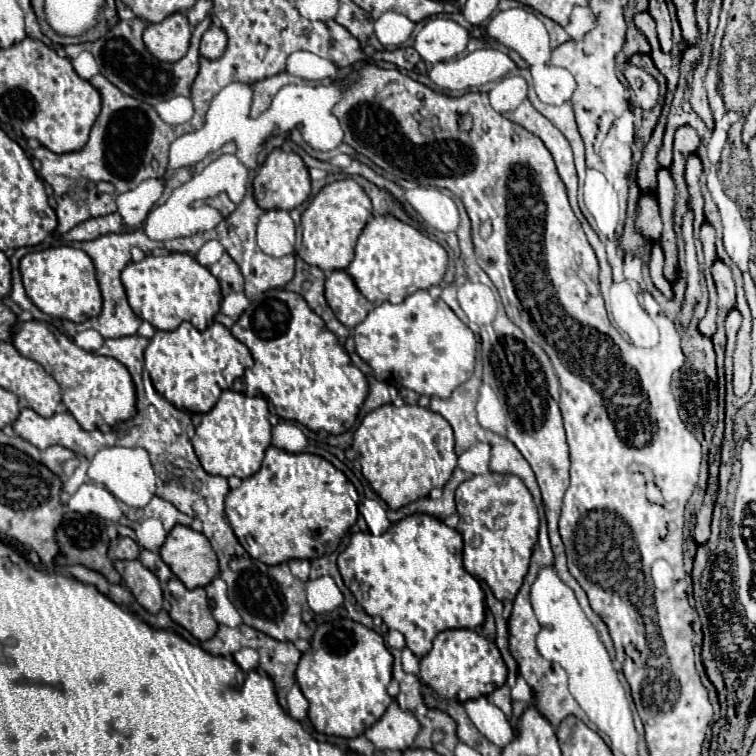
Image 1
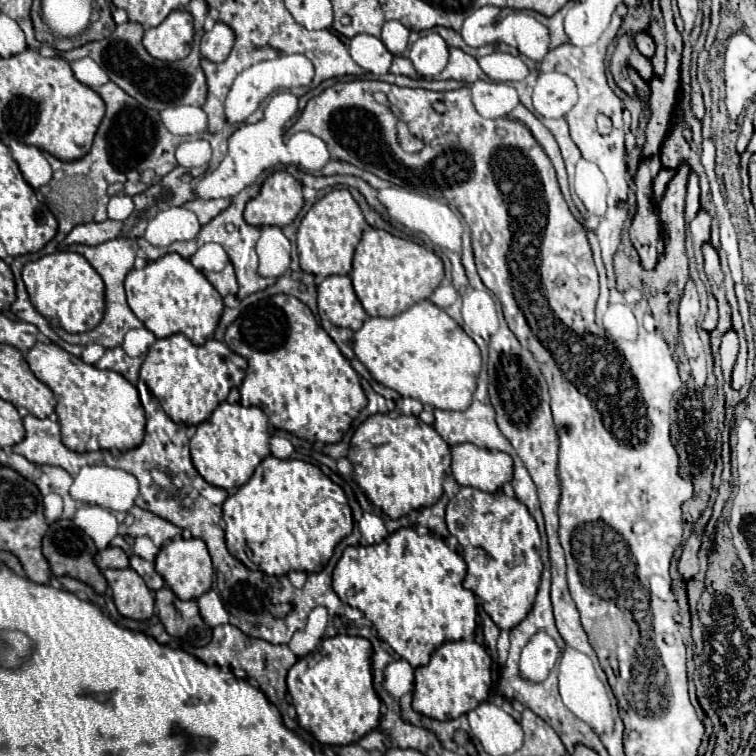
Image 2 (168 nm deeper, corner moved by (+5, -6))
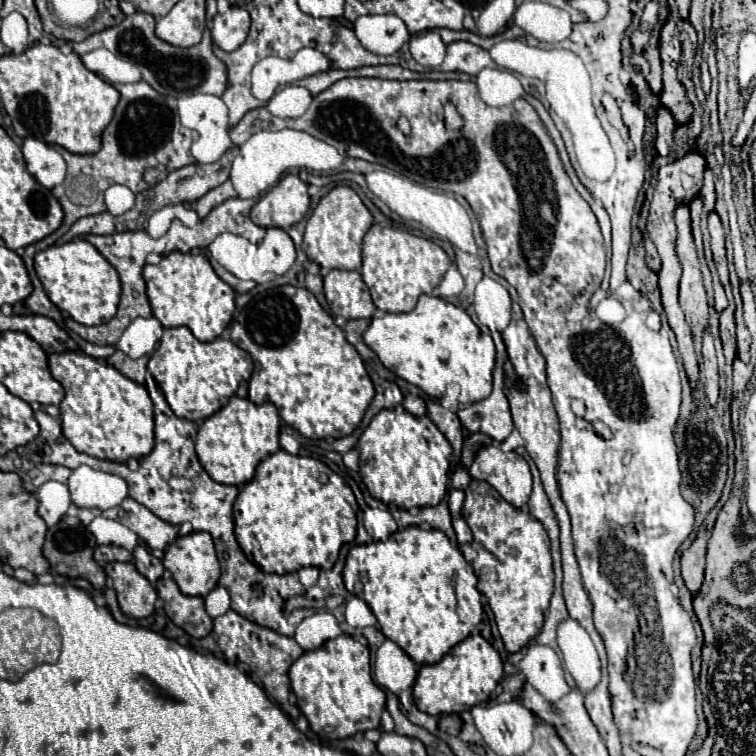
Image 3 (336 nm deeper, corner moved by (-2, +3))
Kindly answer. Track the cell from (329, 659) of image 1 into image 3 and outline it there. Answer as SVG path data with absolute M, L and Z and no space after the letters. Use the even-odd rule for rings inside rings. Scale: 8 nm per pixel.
M340 634L338 638L332 638L332 640L324 642L318 650L304 652L290 668L290 682L292 682L294 694L298 696L298 706L300 706L302 714L308 718L310 728L316 734L318 732L326 734L324 728L332 726L334 730L328 732L326 736L330 736L330 738L348 738L348 736L354 736L356 732L366 732L370 728L380 726L380 714L382 714L384 704L386 704L386 694L372 680L368 646L364 646L362 642L354 640L348 634Z

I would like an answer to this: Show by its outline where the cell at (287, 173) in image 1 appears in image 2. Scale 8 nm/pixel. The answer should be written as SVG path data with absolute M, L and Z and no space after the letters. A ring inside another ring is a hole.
M275 171L265 179L261 193L247 203L245 221L253 227L285 227L303 207L303 185L287 171Z

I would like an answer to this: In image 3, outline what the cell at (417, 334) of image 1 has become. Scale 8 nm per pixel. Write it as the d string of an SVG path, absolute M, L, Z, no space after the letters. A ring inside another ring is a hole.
M422 294L412 312L372 318L364 332L364 342L390 372L418 386L432 398L440 398L450 382L460 384L460 402L464 404L478 402L492 390L496 350L490 334L482 334L462 308L438 296Z

